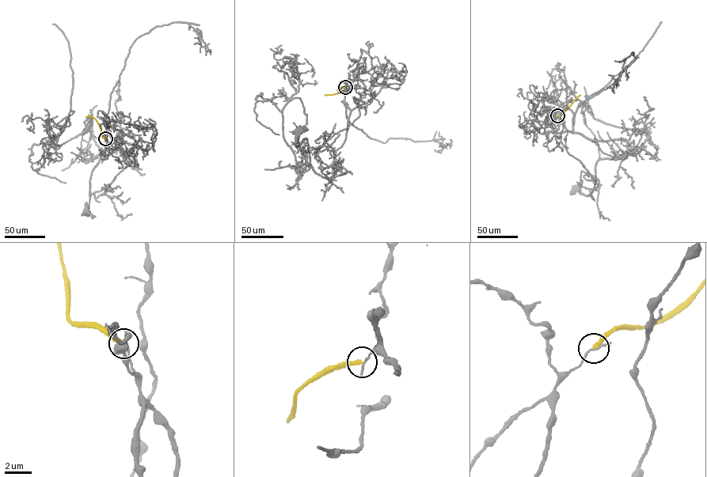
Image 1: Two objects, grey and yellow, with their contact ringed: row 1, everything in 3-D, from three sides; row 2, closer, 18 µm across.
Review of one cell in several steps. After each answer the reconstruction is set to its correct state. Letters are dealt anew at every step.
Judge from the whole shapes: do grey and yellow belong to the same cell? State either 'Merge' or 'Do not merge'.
Do not merge

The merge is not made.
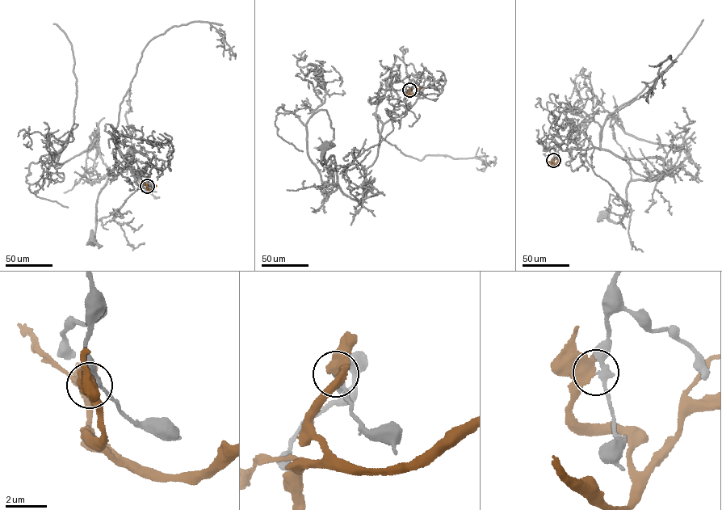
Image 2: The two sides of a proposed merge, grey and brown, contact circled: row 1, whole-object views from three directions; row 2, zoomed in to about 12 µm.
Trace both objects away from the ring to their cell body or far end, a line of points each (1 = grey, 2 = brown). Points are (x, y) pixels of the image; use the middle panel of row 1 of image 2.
1: (409, 90), (366, 169), (376, 195), (360, 204), (343, 193), (334, 158), (321, 162), (324, 147)
2: (409, 90), (409, 92), (412, 94), (420, 87)

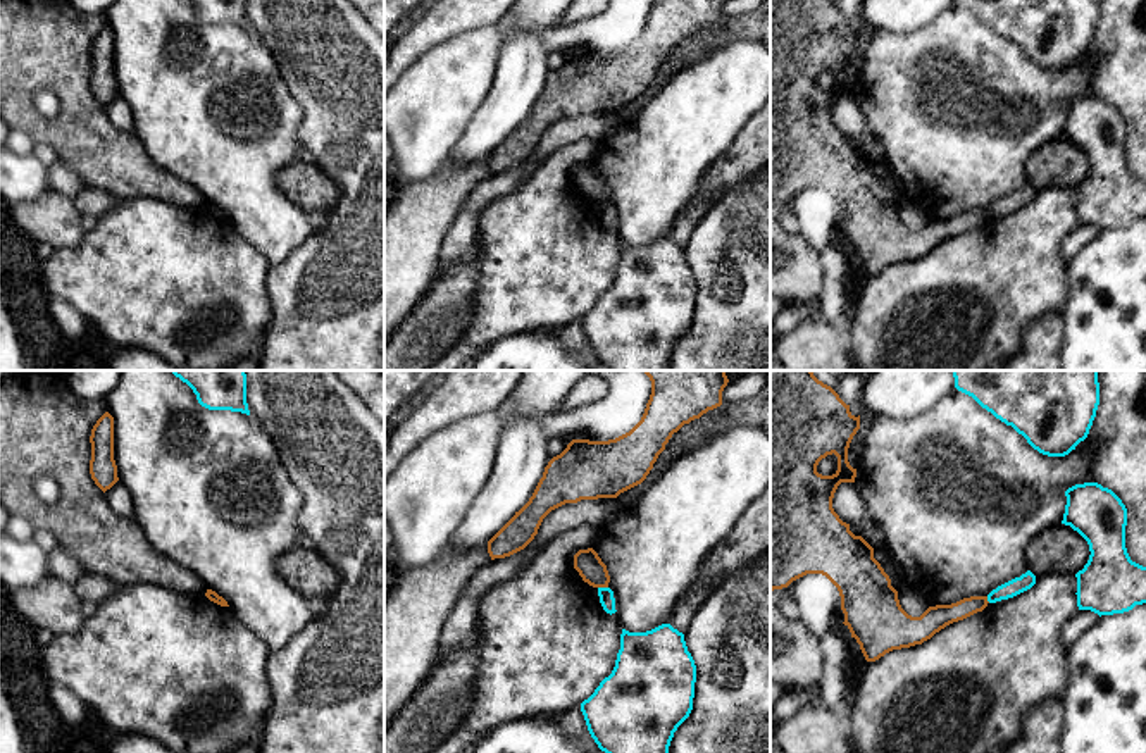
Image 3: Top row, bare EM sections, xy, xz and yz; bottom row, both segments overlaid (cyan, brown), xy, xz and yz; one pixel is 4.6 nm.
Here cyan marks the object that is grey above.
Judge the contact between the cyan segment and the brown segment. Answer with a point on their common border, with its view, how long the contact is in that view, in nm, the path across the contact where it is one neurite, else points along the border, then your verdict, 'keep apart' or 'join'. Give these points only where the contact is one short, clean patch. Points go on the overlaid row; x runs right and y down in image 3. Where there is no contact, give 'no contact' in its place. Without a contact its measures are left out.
meets cyan in xz at (604, 588); contact 50 nm long; border along xz (598, 586), (607, 588); keep apart

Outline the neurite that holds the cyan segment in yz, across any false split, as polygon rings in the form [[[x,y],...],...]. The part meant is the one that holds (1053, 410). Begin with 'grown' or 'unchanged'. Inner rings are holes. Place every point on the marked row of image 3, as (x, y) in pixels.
unchanged | [[[953,370],[955,388],[1012,426],[1043,455],[1065,457],[1089,434],[1099,405],[1098,370]]]

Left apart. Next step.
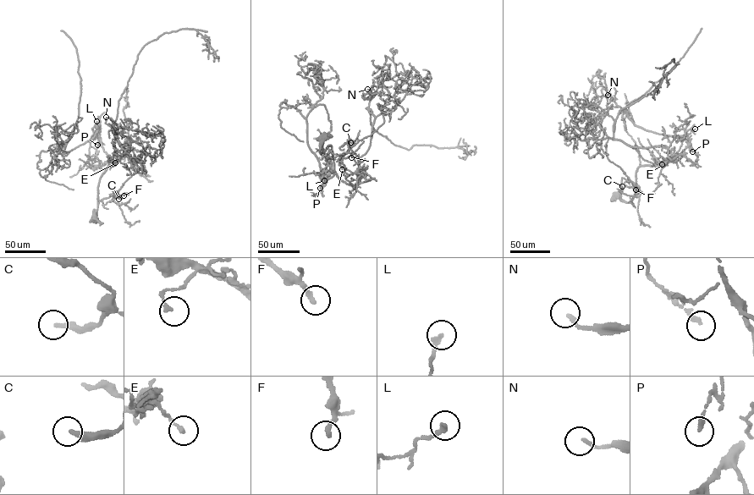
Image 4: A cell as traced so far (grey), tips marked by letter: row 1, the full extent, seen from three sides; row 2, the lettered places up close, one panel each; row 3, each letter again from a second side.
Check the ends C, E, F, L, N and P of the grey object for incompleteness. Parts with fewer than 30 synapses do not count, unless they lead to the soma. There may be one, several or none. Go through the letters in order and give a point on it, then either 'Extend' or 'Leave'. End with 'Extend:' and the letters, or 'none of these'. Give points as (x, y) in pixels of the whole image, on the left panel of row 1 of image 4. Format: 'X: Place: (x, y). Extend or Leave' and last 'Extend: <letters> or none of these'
C: Place: (118, 199). Leave
E: Place: (115, 162). Leave
F: Place: (123, 195). Leave
L: Place: (96, 121). Leave
N: Place: (106, 117). Leave
P: Place: (97, 145). Leave
Extend: none of these

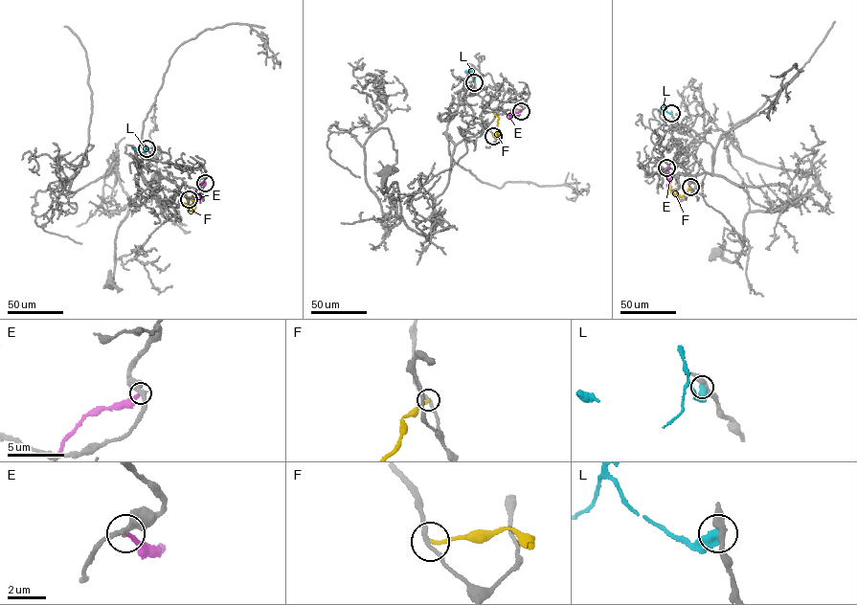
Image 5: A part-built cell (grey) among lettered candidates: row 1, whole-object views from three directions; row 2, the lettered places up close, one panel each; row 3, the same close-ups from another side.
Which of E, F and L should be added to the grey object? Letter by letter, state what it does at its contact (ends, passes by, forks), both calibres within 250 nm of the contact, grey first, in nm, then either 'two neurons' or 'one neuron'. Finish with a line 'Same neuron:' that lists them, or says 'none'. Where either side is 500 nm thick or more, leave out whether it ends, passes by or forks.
E: it ends; calibres 360 and 240 nm; two neurons
F: it ends; calibres 190 and 190 nm; one neuron
L: calibres 340 and 550 nm; two neurons
Same neuron: F

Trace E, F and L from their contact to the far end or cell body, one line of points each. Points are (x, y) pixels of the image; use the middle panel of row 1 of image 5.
E: (521, 111), (512, 111), (508, 115), (510, 117)
F: (493, 136), (499, 136), (496, 131), (499, 118), (493, 113)
L: (474, 82), (475, 75), (469, 70), (464, 71)

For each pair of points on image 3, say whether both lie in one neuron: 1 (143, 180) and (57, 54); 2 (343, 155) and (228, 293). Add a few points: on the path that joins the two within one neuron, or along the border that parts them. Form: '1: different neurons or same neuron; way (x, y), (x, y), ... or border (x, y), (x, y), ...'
1: same neuron; way (111, 150), (81, 121), (71, 87)
2: different neurons; border (269, 266), (266, 292), (273, 305)

